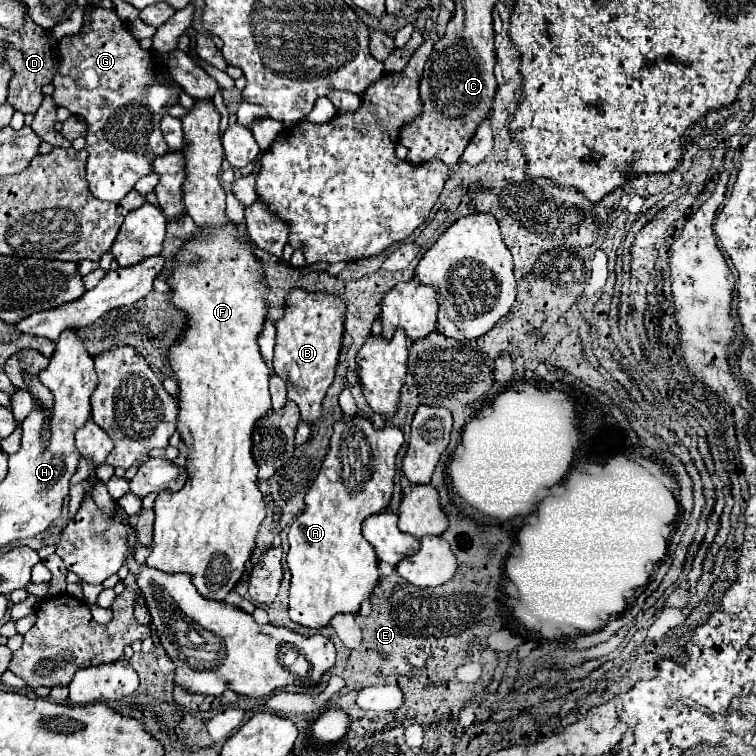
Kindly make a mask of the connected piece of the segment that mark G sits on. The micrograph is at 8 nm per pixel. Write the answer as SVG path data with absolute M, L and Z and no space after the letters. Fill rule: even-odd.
M92 9L88 31L60 41L60 59L60 69L52 81L56 87L52 97L58 107L66 107L87 123L86 177L90 193L100 201L118 203L140 177L154 171L154 159L168 153L160 121L168 107L178 103L180 87L160 79L154 55L140 47L114 9Z

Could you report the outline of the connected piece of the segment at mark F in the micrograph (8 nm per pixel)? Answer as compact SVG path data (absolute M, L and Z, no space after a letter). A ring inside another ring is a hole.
M196 101L196 105L188 111L186 117L182 117L182 127L184 127L184 135L186 135L186 141L190 143L186 147L184 157L186 157L186 183L184 183L184 205L186 205L186 213L194 219L196 225L200 225L200 235L186 243L182 247L182 251L176 255L176 267L174 267L174 273L172 277L168 279L170 287L172 287L172 303L180 309L180 311L186 311L188 315L188 327L186 327L186 333L182 335L182 339L176 343L176 347L170 347L170 363L172 363L172 369L174 369L174 375L178 379L178 385L180 385L180 395L178 395L178 431L180 431L180 437L182 441L188 445L188 459L186 459L186 471L188 471L188 481L186 481L186 487L178 493L168 493L168 491L162 491L158 493L156 497L156 503L154 503L154 511L156 511L156 521L154 521L154 545L152 545L152 553L148 555L146 559L146 565L152 567L152 569L158 569L158 571L166 571L166 573L188 573L192 577L192 583L194 587L198 589L198 593L204 597L204 599L214 599L214 601L224 601L226 595L234 589L234 585L240 581L240 577L244 575L244 569L246 569L246 561L250 559L250 553L256 545L256 535L258 535L258 527L264 519L264 501L262 501L262 493L258 491L258 481L256 481L256 475L258 475L258 467L254 465L254 459L252 459L252 429L254 429L254 423L256 419L260 419L262 415L266 415L266 411L270 411L272 403L270 403L270 391L268 391L268 381L270 381L270 373L268 373L268 367L260 355L260 347L258 347L258 335L262 331L262 325L264 325L264 317L266 317L266 303L264 303L264 297L268 293L268 287L266 287L266 281L262 277L262 269L260 269L260 261L256 259L254 255L254 249L252 245L248 245L242 235L240 235L240 229L238 225L230 223L224 215L224 209L226 209L226 193L224 189L220 187L220 165L222 165L222 159L224 159L224 149L222 149L222 143L220 143L220 131L218 131L218 125L220 125L220 113L216 111L214 103L212 101Z

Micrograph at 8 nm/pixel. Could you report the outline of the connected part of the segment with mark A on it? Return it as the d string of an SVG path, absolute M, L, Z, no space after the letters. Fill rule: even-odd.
M354 417L352 421L342 419L334 425L334 435L330 439L330 453L322 463L318 477L314 479L308 495L306 509L292 523L288 531L290 549L288 549L288 569L292 573L290 583L290 601L288 615L294 623L306 629L322 629L330 625L332 617L338 613L358 613L360 605L370 599L374 587L378 585L378 557L370 543L362 537L362 521L374 513L380 513L388 507L394 491L396 475L396 455L404 443L402 431L386 425L376 431L372 423L364 417Z

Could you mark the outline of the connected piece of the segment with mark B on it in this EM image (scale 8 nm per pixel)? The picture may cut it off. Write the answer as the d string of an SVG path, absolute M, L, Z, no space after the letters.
M292 289L286 297L286 315L276 321L272 367L288 385L288 399L300 407L300 419L312 425L322 415L322 399L334 381L344 333L344 301L340 295L306 293Z

